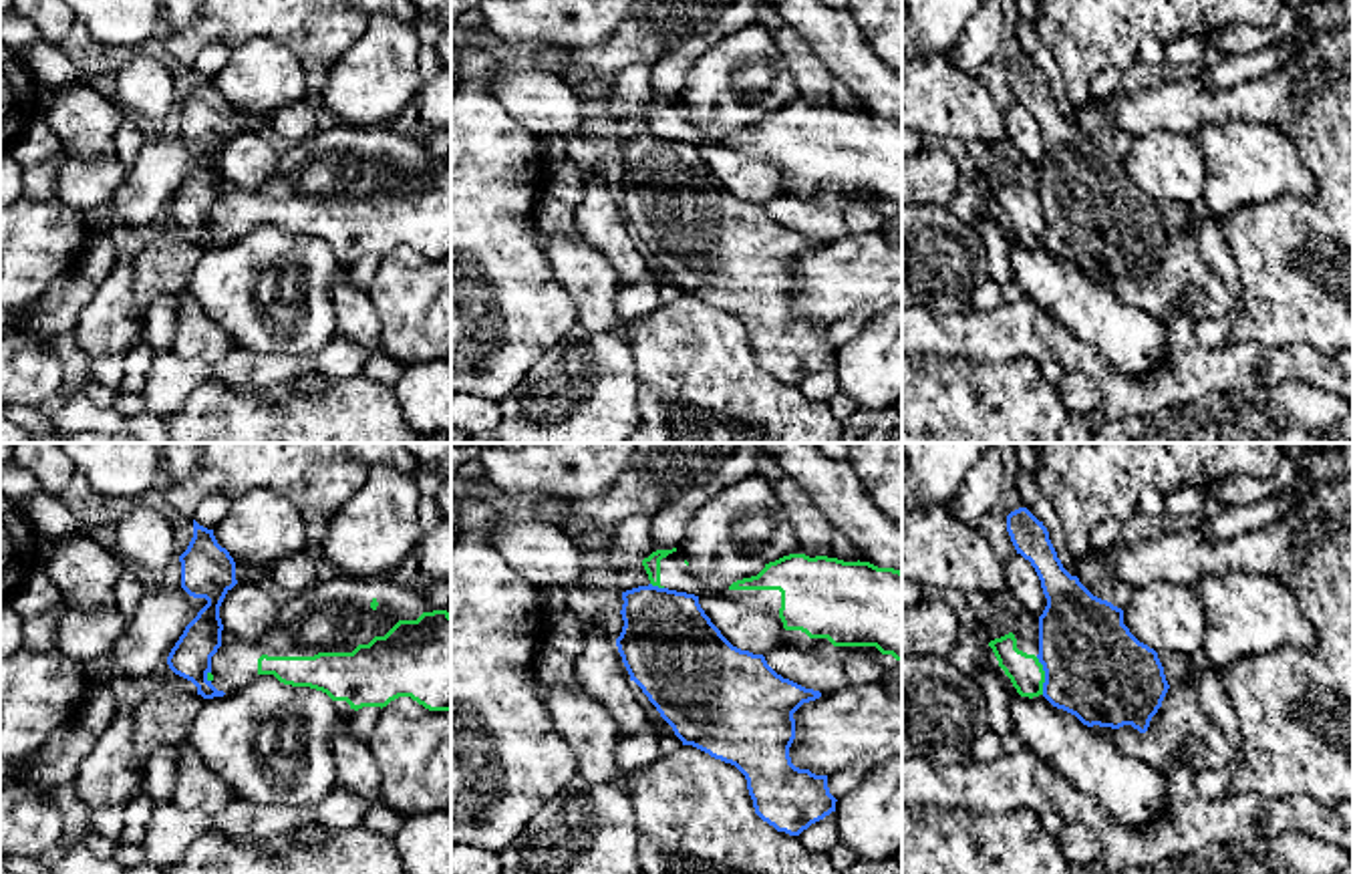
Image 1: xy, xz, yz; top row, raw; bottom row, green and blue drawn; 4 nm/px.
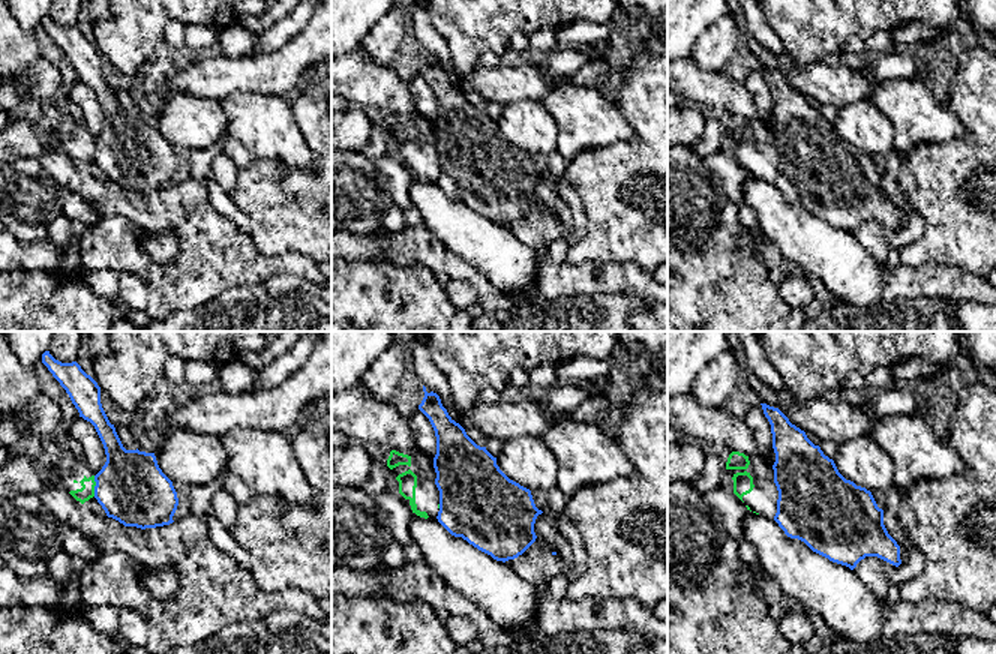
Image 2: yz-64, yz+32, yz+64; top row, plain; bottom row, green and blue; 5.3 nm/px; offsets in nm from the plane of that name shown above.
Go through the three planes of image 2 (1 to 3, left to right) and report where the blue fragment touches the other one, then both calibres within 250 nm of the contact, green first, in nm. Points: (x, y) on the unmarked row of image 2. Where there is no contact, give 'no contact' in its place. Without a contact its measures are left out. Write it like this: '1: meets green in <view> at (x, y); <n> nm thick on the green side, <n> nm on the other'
1: meets green in yz-64 at (95, 149); 80 nm thick on the green side, 380 nm on the other
2: meets green in yz+32 at (438, 170); 20 nm thick on the green side, 420 nm on the other
3: no contact

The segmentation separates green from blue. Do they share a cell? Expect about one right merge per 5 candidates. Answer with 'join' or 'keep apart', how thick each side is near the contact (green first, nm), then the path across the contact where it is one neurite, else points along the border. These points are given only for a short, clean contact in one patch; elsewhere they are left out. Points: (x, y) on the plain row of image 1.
keep apart | 140/400 nm | along yz (1035, 206), (1043, 220), (1043, 242)

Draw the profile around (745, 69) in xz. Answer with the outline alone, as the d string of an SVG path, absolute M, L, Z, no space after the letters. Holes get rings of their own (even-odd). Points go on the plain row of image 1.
M753 22L707 50L676 93L693 123L707 107L755 107L763 113L799 97L795 79L771 32Z

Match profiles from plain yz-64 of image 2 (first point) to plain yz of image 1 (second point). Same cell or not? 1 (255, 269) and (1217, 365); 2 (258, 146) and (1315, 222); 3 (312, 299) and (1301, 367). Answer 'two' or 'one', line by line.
1: one
2: two
3: two

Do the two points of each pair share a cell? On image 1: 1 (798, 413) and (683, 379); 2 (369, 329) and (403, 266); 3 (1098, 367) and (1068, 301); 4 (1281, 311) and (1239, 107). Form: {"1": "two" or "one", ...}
{"1": "one", "2": "two", "3": "two", "4": "two"}

